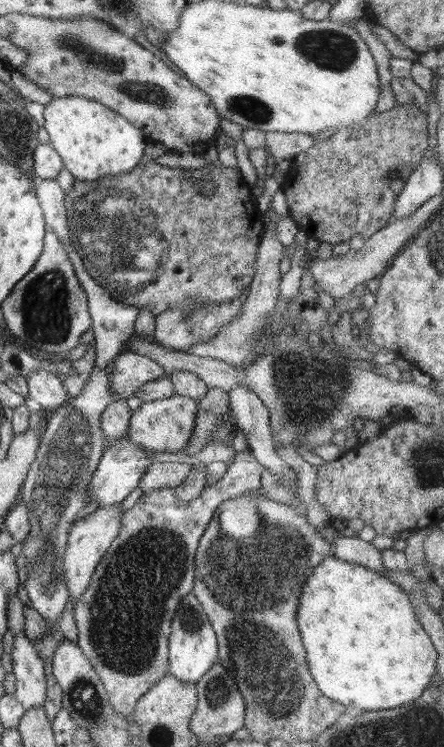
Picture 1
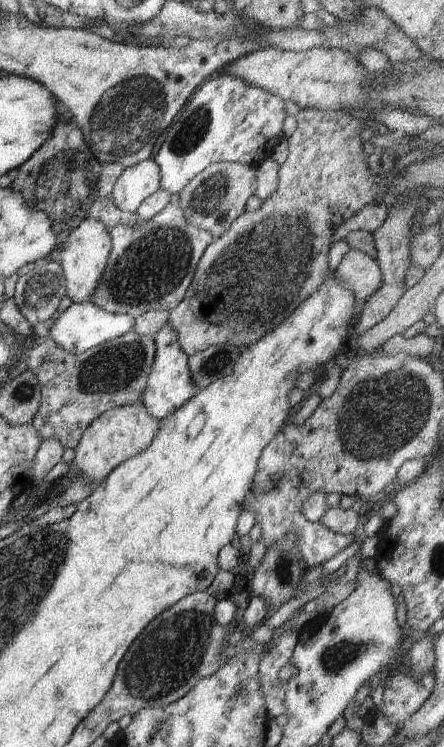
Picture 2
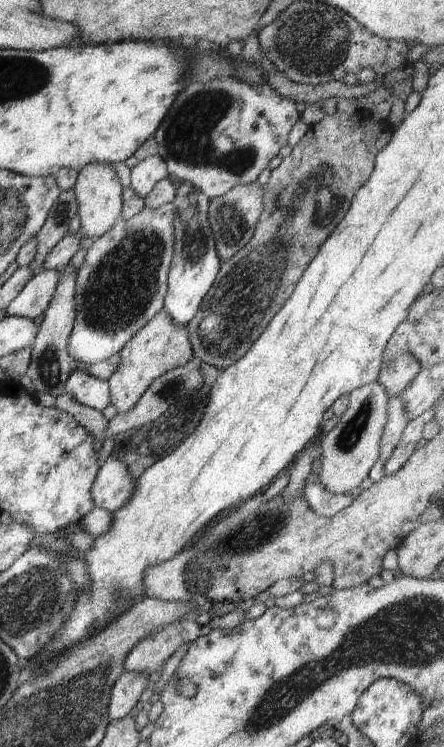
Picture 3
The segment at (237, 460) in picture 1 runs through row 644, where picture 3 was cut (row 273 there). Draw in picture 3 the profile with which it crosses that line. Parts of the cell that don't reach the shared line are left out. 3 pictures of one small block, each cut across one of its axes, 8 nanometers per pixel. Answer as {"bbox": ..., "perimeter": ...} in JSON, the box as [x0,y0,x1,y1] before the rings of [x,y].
{"bbox":[68,203,177,367],"perimeter":[[[166,203],[155,209],[144,207],[132,218],[119,219],[106,234],[96,238],[77,270],[75,321],[69,336],[68,352],[76,366],[87,367],[115,355],[156,313],[163,309],[169,268],[174,252],[173,220],[177,207]]]}

